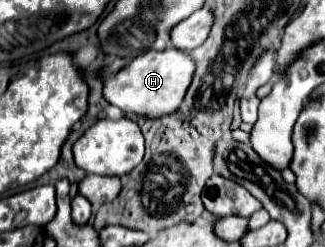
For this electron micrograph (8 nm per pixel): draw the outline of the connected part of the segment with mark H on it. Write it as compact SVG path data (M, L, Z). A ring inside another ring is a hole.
M178 49L150 51L134 57L118 73L110 75L104 81L102 95L110 105L116 105L124 113L136 113L146 119L158 119L178 109L192 81L192 73L194 73L194 61L186 53Z

